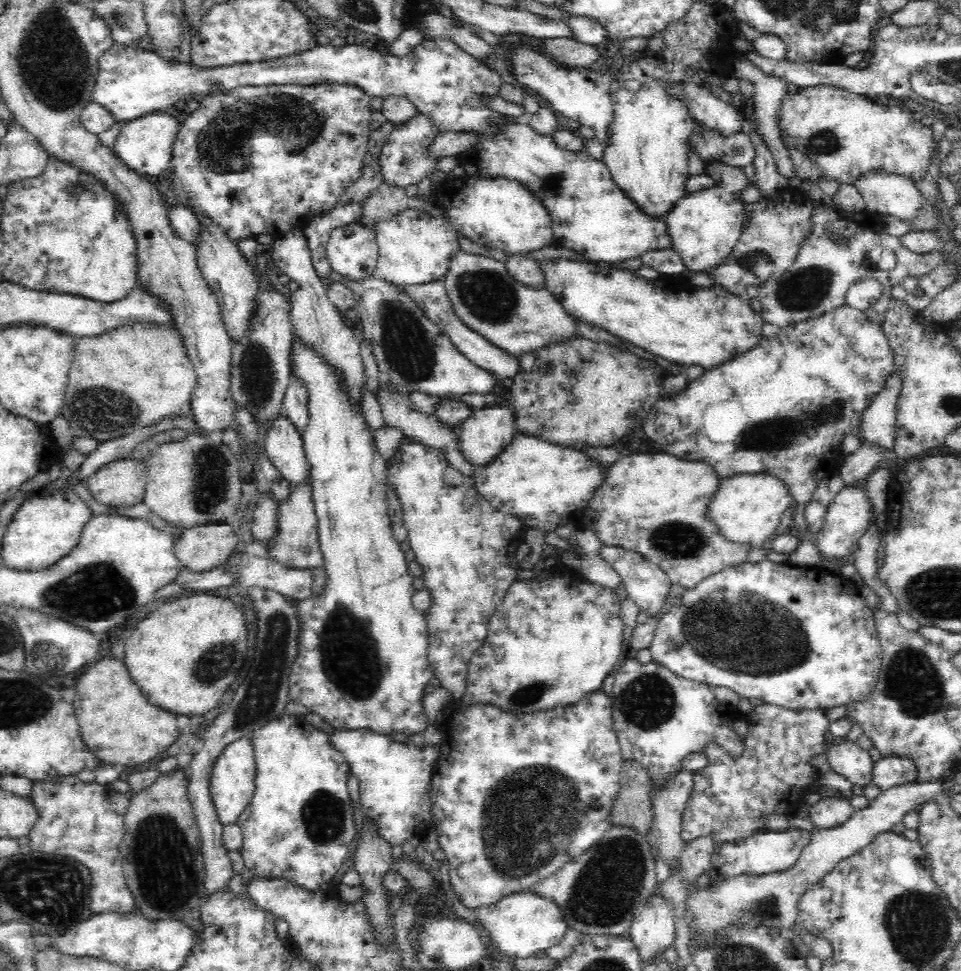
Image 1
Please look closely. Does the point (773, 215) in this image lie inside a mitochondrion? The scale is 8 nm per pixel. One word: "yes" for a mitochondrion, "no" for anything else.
no

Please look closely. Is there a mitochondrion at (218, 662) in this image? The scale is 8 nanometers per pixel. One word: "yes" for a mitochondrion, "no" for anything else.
yes

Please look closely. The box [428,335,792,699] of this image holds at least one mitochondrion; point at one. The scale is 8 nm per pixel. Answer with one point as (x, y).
(675, 539)

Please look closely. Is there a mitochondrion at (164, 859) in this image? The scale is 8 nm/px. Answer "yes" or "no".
yes

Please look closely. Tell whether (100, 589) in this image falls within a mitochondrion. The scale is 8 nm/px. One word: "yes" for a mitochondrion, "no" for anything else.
yes

